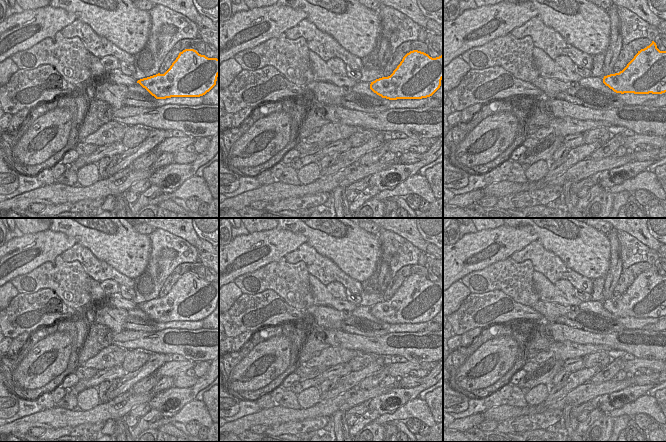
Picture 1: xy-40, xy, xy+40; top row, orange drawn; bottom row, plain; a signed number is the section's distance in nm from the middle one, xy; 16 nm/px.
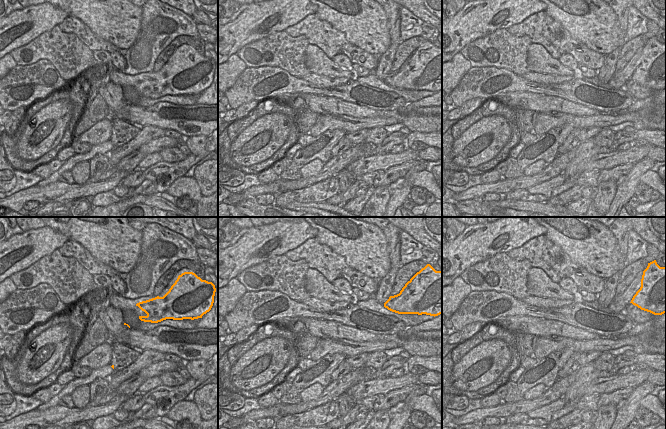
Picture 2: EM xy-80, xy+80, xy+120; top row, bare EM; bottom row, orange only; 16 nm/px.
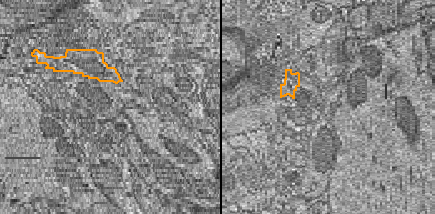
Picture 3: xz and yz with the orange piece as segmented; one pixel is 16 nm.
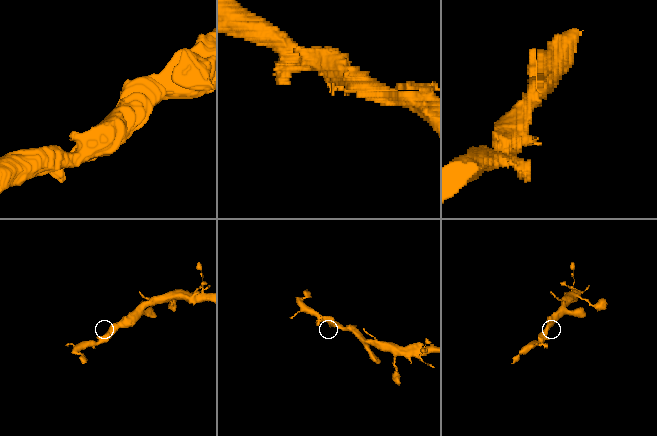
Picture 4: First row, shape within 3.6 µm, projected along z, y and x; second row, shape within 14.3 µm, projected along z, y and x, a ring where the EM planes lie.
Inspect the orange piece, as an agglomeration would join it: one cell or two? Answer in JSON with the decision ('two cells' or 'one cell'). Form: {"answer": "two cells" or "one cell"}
{"answer": "one cell"}

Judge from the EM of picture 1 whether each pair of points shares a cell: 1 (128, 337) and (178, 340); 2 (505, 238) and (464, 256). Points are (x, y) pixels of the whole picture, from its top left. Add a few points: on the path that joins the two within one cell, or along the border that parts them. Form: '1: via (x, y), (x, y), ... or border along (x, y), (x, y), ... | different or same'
1: via (140, 341), (166, 343) | same
2: via (495, 238), (485, 247), (474, 251) | same

